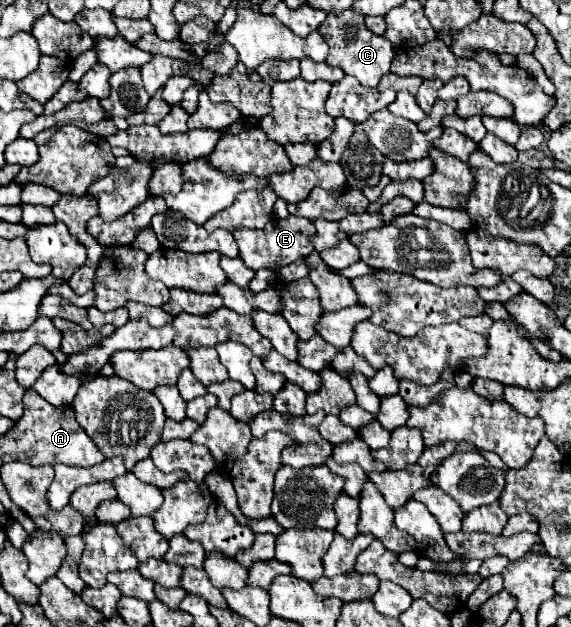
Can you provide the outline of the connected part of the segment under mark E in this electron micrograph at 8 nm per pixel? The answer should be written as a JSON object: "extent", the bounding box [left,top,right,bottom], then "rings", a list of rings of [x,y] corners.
{"extent":[232,215,314,271],"rings":[[[288,215],[286,219],[276,219],[272,217],[268,221],[268,227],[264,229],[240,229],[236,233],[232,233],[238,247],[240,247],[240,257],[244,259],[244,263],[248,263],[250,269],[258,271],[258,269],[270,269],[270,271],[278,271],[284,265],[294,263],[296,259],[310,255],[314,251],[312,243],[310,243],[310,235],[314,235],[314,227],[312,221],[304,219],[304,217],[296,217],[296,215]]]}

